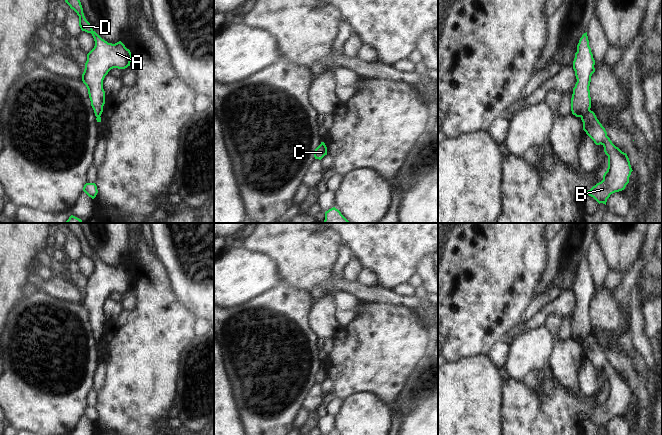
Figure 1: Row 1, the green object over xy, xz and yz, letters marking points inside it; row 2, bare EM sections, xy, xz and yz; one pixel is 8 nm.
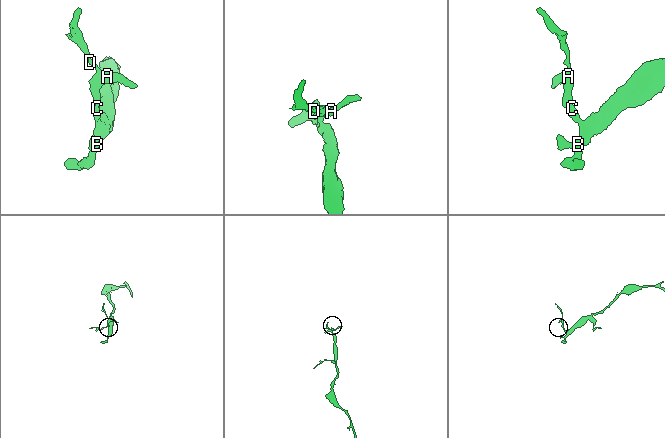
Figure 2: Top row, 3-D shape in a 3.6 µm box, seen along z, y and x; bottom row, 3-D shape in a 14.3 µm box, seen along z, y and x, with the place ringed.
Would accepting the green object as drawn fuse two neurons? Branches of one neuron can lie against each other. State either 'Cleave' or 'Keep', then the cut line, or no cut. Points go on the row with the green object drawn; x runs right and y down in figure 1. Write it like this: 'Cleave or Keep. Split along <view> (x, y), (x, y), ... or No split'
Cleave. Split along yz (590, 110), (581, 117).

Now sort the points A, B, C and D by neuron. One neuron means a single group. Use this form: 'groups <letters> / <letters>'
groups A D / B C

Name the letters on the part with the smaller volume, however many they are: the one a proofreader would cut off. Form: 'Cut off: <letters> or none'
Cut off: A, D

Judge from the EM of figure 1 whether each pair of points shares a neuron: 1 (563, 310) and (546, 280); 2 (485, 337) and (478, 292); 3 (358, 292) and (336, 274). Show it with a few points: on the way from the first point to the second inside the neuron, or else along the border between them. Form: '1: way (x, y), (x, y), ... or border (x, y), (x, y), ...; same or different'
1: border (572, 290), (561, 292); different
2: way (478, 326), (478, 303); same
3: border (331, 277), (336, 280), (342, 278); different

